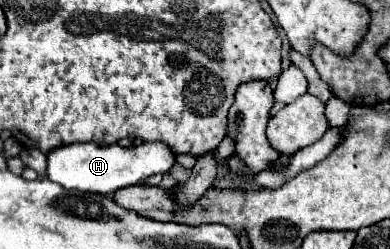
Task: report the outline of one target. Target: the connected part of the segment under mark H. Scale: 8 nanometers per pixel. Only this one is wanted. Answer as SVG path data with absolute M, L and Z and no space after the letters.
M76 142L68 146L60 146L48 154L48 178L60 184L66 190L80 190L80 192L100 192L108 194L132 184L140 184L148 176L168 172L176 162L174 152L156 142L142 142L140 146L120 146L120 144L96 144L96 142Z

